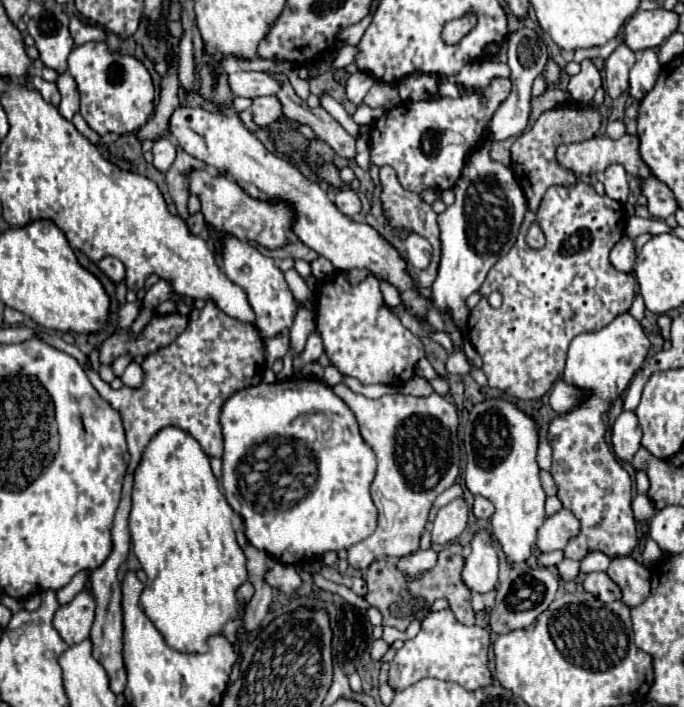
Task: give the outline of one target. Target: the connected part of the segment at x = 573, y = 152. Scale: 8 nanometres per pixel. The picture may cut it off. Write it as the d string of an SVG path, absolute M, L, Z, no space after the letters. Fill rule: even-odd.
M624 134L622 138L618 140L612 140L608 136L594 136L590 140L584 140L584 142L578 142L578 144L562 144L558 148L558 162L572 170L574 174L594 174L594 172L604 172L610 164L622 164L626 168L626 172L630 176L636 176L636 178L650 178L652 172L650 168L644 164L644 160L640 158L638 154L638 136L630 136L630 134Z

